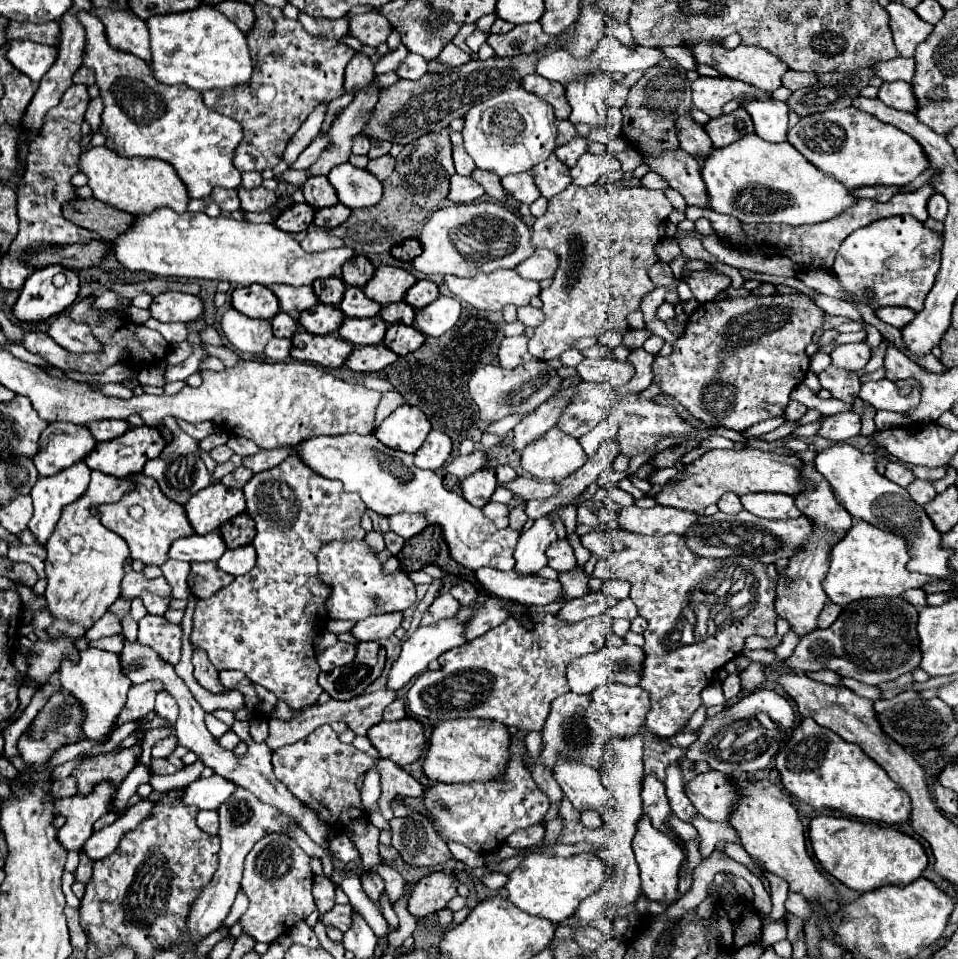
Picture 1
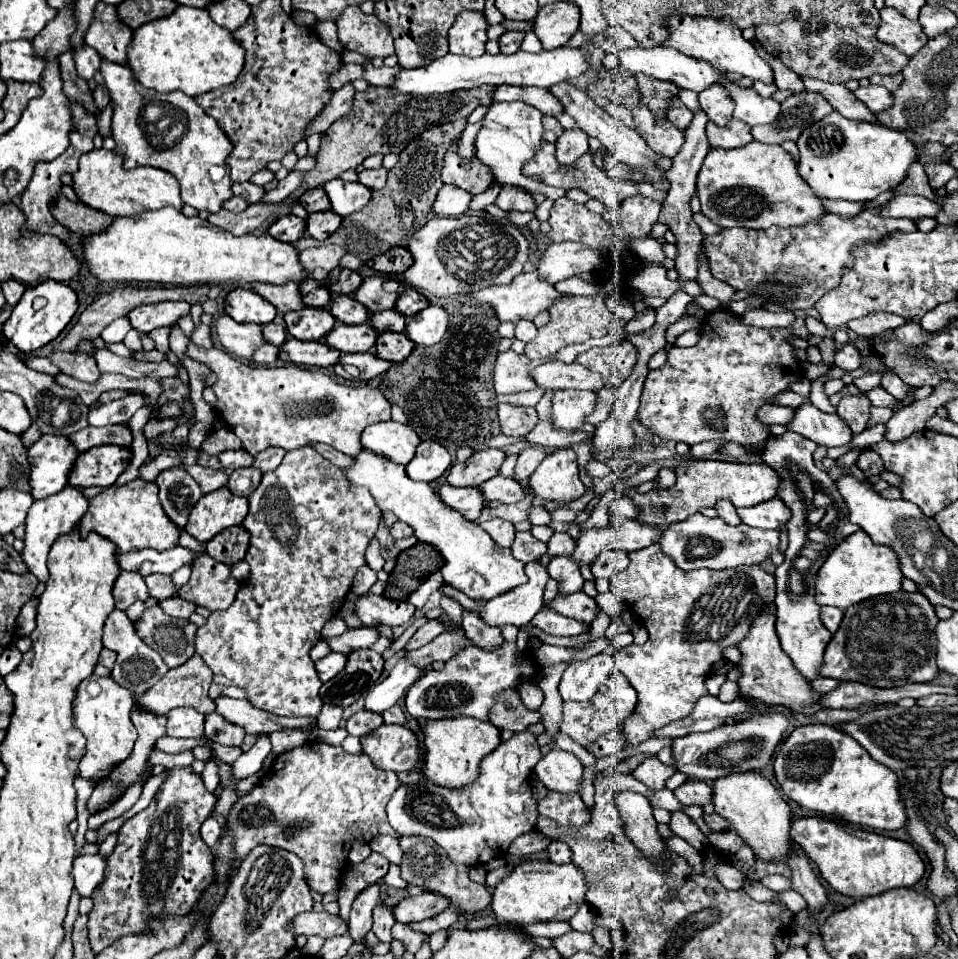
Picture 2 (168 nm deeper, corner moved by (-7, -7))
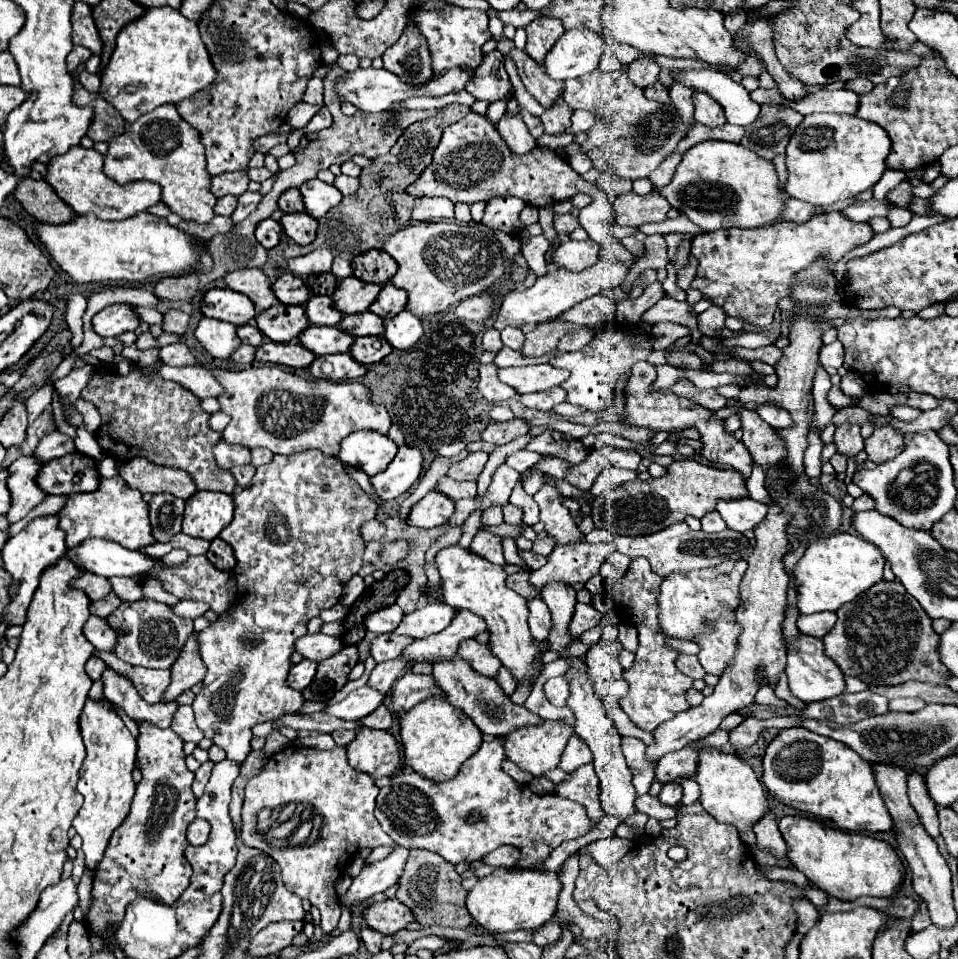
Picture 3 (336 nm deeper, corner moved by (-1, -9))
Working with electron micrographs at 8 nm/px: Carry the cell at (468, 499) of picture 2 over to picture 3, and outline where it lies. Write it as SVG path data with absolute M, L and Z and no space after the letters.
M432 490L410 508L406 524L416 528L434 528L444 524L452 514L454 502L450 502L448 496L442 496L436 490Z

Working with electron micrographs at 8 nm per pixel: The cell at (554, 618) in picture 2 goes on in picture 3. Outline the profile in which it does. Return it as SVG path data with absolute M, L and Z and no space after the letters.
M534 598L532 602L528 602L530 608L530 632L536 640L546 640L552 628L552 620L550 620L550 612L544 604L542 598Z

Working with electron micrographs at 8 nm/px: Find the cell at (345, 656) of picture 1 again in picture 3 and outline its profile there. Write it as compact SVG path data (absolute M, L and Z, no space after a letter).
M302 660L300 664L294 664L294 668L290 670L290 676L288 676L286 682L294 690L304 690L314 680L314 670L316 670L316 662Z

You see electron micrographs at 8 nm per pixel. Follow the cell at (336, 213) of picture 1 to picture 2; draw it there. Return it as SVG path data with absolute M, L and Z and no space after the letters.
M332 210L316 212L316 214L308 216L306 232L316 240L326 240L330 234L334 234L338 230L340 222L342 222L342 218L338 214L332 214Z

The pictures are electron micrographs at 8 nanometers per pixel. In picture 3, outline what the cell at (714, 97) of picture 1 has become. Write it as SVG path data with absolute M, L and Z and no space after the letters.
M694 92L694 120L716 128L726 122L726 114L722 112L722 106L706 92Z

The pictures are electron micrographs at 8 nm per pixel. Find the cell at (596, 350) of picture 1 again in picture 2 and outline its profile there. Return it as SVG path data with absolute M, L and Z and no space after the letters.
M616 342L604 348L590 348L576 358L578 364L600 372L604 384L610 388L620 388L622 382L632 374L636 364L636 348L630 342Z

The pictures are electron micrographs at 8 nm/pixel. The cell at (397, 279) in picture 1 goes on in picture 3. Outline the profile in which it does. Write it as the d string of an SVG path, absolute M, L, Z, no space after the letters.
M348 276L346 280L338 282L332 294L332 302L342 314L358 314L368 310L380 290L380 284L368 284L358 280L356 276Z

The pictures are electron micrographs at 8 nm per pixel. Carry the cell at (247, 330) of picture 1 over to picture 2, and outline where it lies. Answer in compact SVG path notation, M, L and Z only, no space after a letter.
M228 314L216 320L216 334L222 342L224 350L236 358L252 358L254 350L264 344L264 336L260 334L260 324L238 324Z

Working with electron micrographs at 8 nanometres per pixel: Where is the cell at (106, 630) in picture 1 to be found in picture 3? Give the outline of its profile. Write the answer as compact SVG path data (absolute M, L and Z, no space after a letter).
M90 616L86 620L86 626L82 628L86 640L90 640L94 644L94 648L98 650L106 650L112 652L116 646L116 632L112 632L112 628L108 626L108 622L104 618L98 616Z

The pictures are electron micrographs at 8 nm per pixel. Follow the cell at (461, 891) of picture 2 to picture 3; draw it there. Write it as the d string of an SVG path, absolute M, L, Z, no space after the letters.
M410 850L410 858L398 882L396 898L414 912L414 918L422 928L430 926L468 928L472 924L472 918L466 910L466 890L462 888L460 882L462 882L460 874L456 874L454 866L442 860L442 856L436 856L434 852L428 850Z

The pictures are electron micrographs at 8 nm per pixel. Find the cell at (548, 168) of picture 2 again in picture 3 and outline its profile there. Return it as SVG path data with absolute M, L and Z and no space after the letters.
M504 112L504 116L496 124L502 138L508 142L510 150L514 154L526 154L532 148L536 148L536 140L530 136L526 124L520 116L510 116L510 112Z

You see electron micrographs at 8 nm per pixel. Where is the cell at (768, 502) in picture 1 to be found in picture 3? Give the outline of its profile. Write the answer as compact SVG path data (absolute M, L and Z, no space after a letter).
M744 496L744 500L718 500L716 510L724 518L730 530L746 532L758 526L766 518L766 504Z

